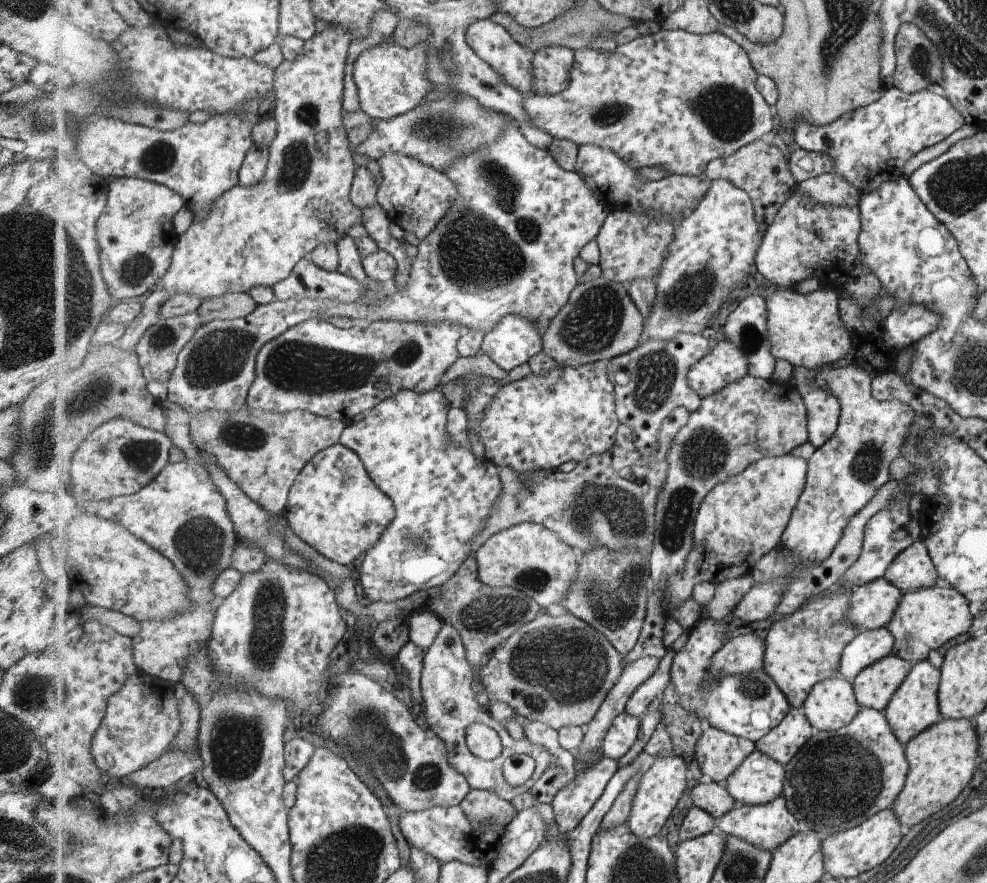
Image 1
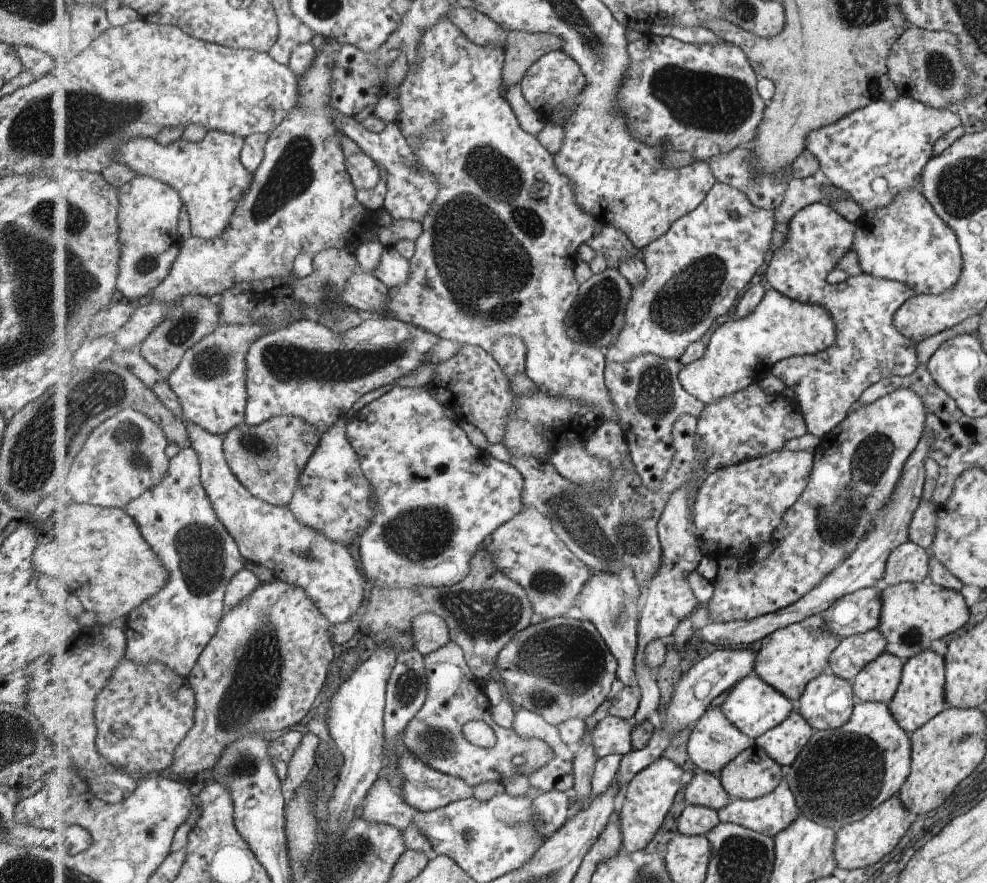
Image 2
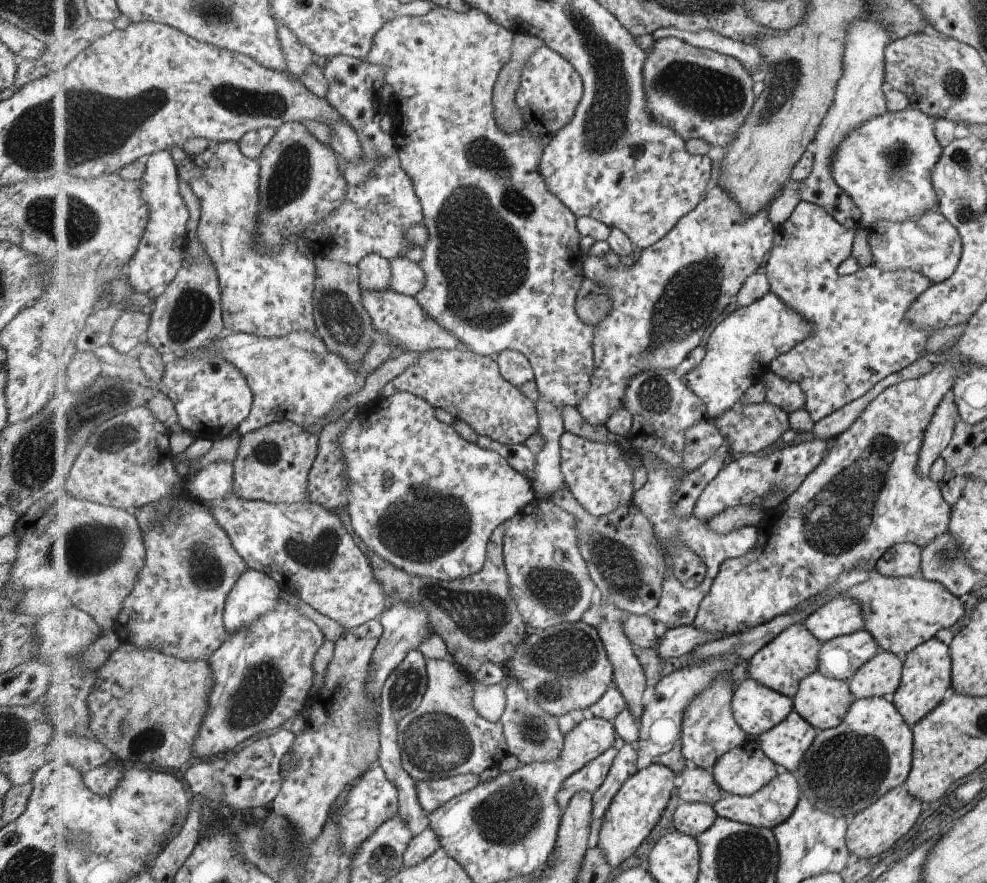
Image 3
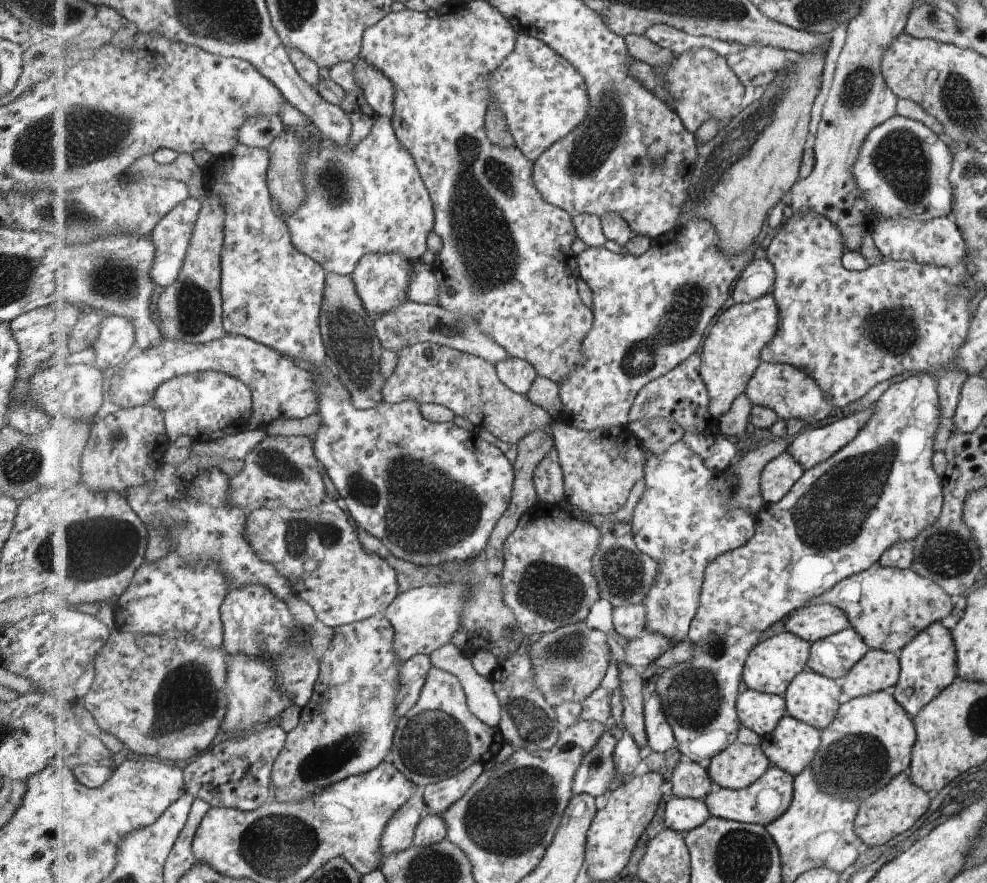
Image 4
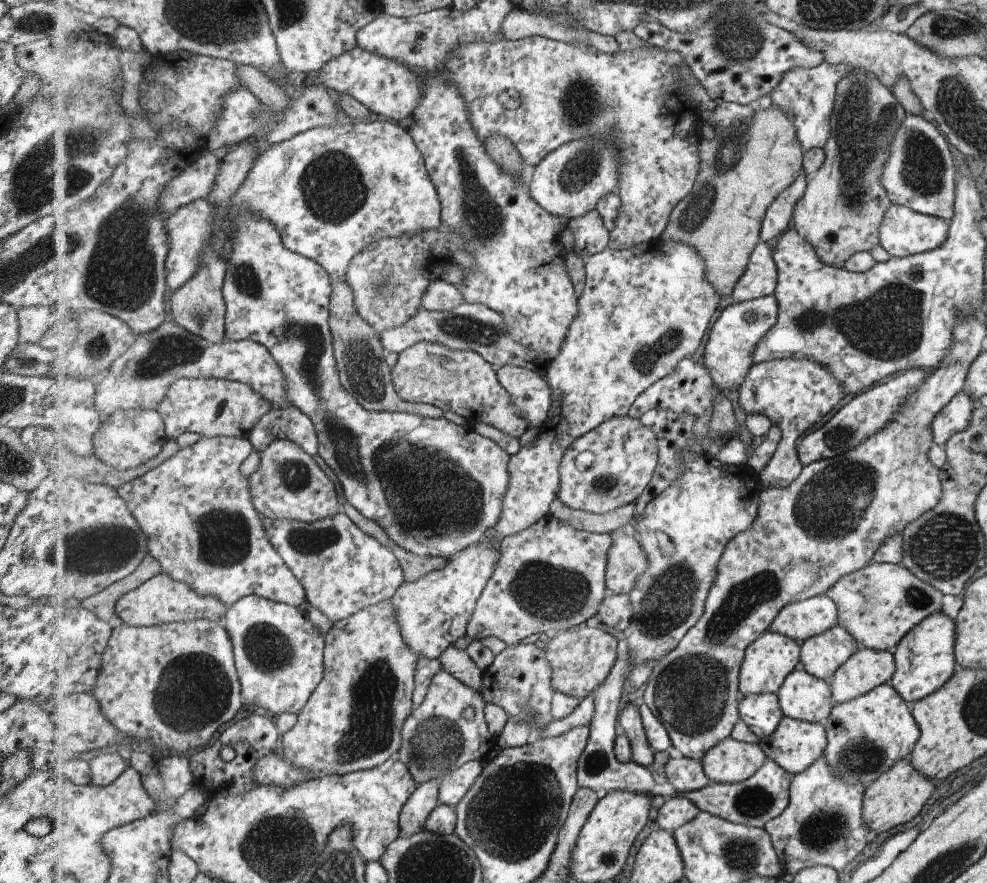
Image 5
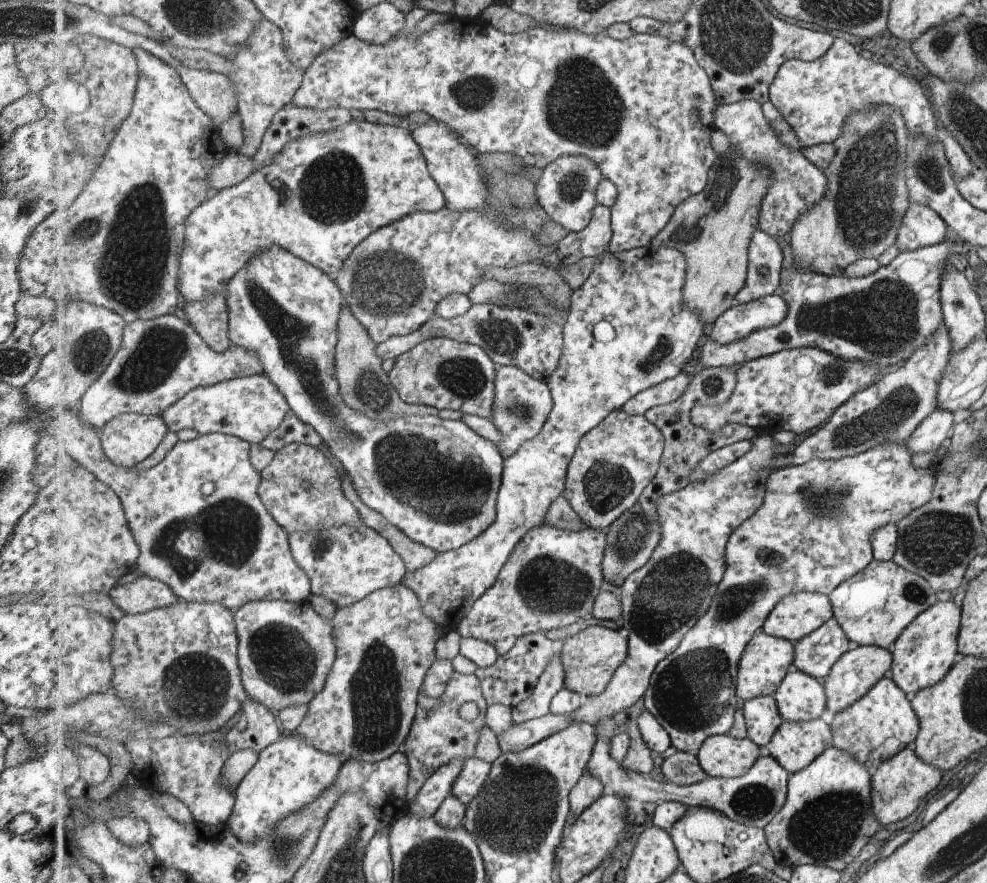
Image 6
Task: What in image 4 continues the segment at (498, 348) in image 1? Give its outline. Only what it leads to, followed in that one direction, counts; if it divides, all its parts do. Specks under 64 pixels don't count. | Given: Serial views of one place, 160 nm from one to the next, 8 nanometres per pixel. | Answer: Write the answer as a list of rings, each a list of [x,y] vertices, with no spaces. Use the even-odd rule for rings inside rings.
[[[509,357],[506,361],[499,363],[499,378],[511,390],[524,395],[529,392],[533,383],[537,380],[538,370],[528,360],[519,357]]]

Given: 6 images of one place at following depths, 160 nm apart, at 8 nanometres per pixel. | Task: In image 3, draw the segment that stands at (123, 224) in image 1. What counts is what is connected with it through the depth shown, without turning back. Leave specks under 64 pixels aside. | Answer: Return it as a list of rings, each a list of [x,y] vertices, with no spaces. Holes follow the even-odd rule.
[[[171,150],[158,151],[148,157],[147,172],[141,178],[141,196],[149,204],[149,224],[145,228],[138,252],[127,268],[134,291],[145,294],[155,286],[165,288],[181,271],[188,247],[190,211],[181,196],[180,179]]]

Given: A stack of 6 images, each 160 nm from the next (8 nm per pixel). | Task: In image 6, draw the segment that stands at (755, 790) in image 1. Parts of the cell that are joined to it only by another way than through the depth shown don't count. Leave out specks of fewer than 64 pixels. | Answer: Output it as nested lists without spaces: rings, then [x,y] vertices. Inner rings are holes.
[[[725,733],[724,735],[715,735],[707,739],[698,757],[703,770],[709,777],[734,779],[747,774],[764,753],[764,748],[759,746],[753,739],[738,739],[729,733]]]

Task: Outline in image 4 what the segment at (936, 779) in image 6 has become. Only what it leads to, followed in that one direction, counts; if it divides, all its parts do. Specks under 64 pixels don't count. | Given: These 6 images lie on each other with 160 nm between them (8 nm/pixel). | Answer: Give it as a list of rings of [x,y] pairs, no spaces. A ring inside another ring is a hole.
[[[900,772],[885,788],[878,790],[859,804],[855,832],[869,847],[887,844],[907,828],[911,828],[925,814],[927,806],[929,806],[929,796],[910,780],[908,773]]]

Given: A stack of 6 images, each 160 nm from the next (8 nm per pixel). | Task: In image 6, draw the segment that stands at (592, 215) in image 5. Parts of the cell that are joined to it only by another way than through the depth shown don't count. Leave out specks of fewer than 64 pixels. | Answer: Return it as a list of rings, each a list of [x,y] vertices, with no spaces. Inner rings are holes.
[[[598,205],[593,220],[585,230],[569,232],[558,243],[557,252],[562,264],[570,265],[585,257],[601,257],[609,252],[613,235],[612,209]]]

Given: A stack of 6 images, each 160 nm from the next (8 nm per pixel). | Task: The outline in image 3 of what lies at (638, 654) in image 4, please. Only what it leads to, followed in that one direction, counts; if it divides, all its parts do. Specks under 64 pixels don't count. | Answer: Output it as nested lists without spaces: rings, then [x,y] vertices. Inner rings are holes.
[[[694,625],[681,626],[673,629],[667,629],[666,633],[659,638],[657,643],[658,654],[664,659],[679,663],[685,654],[689,654],[707,644],[714,642],[716,636],[711,636],[707,632],[697,630]]]

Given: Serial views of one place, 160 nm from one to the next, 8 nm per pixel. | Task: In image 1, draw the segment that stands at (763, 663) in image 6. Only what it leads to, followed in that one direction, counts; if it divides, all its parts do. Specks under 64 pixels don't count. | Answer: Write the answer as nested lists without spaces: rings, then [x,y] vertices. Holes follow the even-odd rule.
[[[834,587],[812,596],[793,614],[774,621],[766,636],[764,670],[782,688],[792,707],[802,709],[811,689],[825,679],[840,673],[846,646],[861,634],[860,628],[848,619],[855,590]]]

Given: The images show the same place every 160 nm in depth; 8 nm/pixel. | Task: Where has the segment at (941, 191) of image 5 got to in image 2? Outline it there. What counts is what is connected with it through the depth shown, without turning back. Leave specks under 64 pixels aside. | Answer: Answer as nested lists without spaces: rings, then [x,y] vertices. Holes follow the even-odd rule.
[[[899,95],[898,99],[894,101],[887,100],[876,100],[873,101],[869,106],[859,109],[858,111],[852,112],[850,115],[844,116],[841,120],[831,123],[830,125],[818,128],[809,134],[806,140],[806,148],[809,149],[815,156],[818,156],[822,166],[822,172],[830,180],[831,184],[835,188],[849,193],[857,203],[863,208],[865,214],[873,213],[875,210],[879,210],[881,207],[886,207],[894,202],[894,198],[898,195],[899,191],[911,187],[912,189],[919,188],[918,180],[921,175],[922,168],[933,158],[933,142],[937,142],[939,138],[949,132],[953,127],[960,125],[959,117],[955,115],[955,111],[951,108],[933,108],[923,104],[921,101],[915,100],[913,97],[908,95]]]

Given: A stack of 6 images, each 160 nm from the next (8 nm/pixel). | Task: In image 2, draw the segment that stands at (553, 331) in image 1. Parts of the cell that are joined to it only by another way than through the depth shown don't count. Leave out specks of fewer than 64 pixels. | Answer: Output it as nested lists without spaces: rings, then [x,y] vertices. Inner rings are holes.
[[[607,266],[603,272],[593,274],[587,282],[580,285],[577,300],[568,312],[568,337],[585,345],[597,346],[599,349],[614,345],[626,326],[626,312],[630,306],[632,292],[632,284],[623,276],[620,269]]]

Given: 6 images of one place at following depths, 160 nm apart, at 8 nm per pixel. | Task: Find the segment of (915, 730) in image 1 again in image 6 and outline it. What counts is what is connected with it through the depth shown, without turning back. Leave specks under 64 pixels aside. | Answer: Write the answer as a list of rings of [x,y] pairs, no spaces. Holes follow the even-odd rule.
[[[951,599],[939,601],[920,612],[899,635],[891,649],[894,654],[892,679],[904,693],[914,696],[924,688],[933,687],[946,676],[958,658],[957,638],[961,622],[960,606],[956,606]]]

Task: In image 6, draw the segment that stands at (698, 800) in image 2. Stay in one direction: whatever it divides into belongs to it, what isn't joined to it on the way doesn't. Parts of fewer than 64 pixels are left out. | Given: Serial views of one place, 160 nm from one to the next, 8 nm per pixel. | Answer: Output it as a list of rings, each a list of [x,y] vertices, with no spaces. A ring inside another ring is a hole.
[[[679,750],[664,760],[662,772],[667,781],[678,785],[700,783],[709,777],[698,756]]]

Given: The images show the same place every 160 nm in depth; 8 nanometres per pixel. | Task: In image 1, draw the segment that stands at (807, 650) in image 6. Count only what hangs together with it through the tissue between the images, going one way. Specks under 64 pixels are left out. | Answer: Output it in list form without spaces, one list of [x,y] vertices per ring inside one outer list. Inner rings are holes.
[[[889,627],[863,630],[843,651],[840,673],[854,680],[865,668],[893,654],[895,647],[896,638]]]

